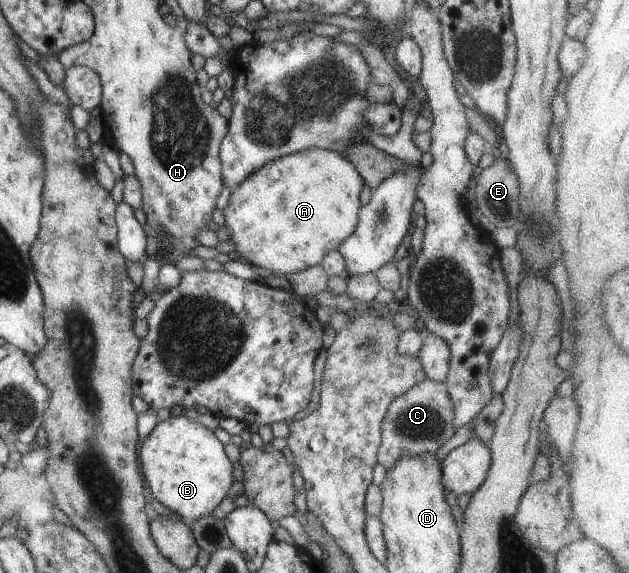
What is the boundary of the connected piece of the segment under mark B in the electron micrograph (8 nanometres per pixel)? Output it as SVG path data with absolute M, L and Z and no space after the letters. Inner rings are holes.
M192 414L170 416L167 420L156 423L152 432L150 432L150 434L148 434L148 436L140 442L138 453L141 473L143 474L143 478L145 478L146 482L148 482L150 490L152 490L152 494L158 502L161 502L165 507L170 508L172 512L175 512L186 521L193 521L200 517L212 515L214 509L220 504L220 502L222 502L222 500L224 500L224 498L226 498L226 496L228 496L228 490L235 481L234 474L232 473L234 470L234 463L230 461L230 458L228 458L224 450L226 450L224 444L222 444L222 442L216 437L214 431L209 430L204 427L204 425L196 421Z

